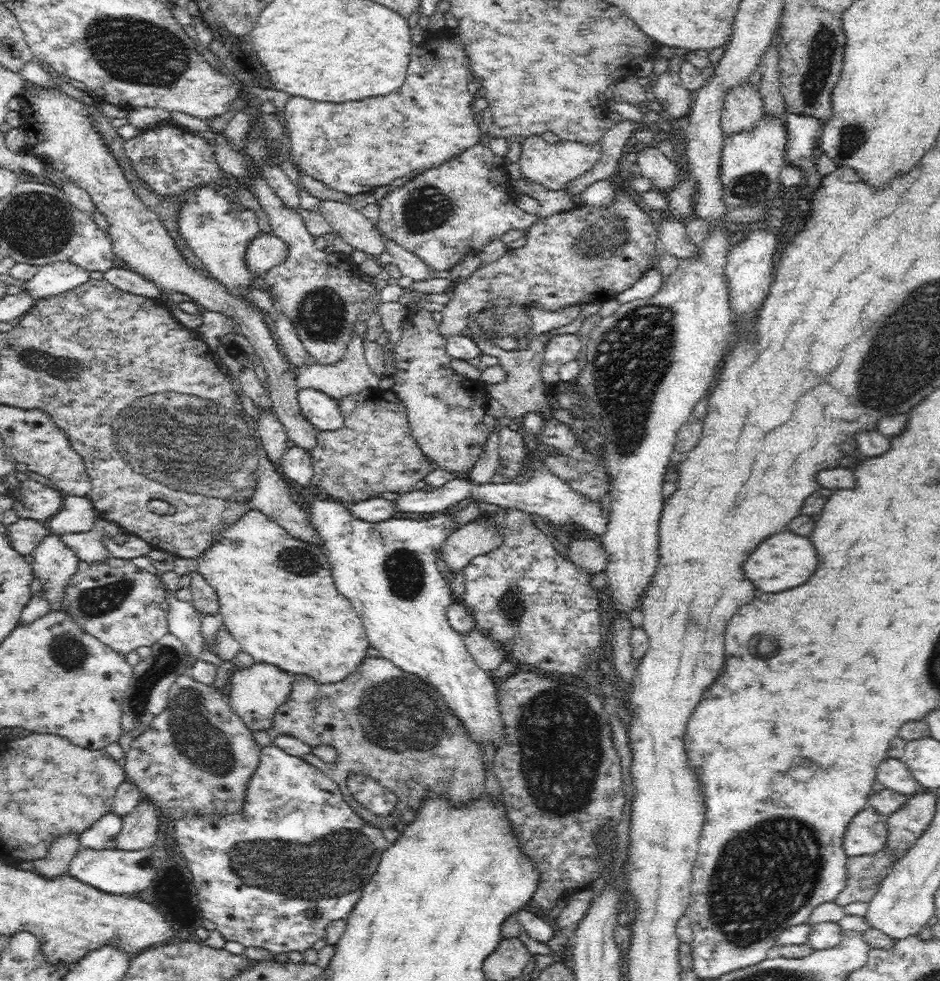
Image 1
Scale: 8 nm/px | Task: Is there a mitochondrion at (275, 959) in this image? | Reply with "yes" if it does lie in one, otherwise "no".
no

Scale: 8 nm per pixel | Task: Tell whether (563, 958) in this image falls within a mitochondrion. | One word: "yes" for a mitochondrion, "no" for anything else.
no

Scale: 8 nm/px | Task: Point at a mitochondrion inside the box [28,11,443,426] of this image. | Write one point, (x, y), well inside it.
(135, 51)

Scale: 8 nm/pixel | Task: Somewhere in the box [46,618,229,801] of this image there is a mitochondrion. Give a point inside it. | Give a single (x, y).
(167, 658)

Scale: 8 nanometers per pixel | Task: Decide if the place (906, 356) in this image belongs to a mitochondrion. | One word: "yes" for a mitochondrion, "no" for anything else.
yes

